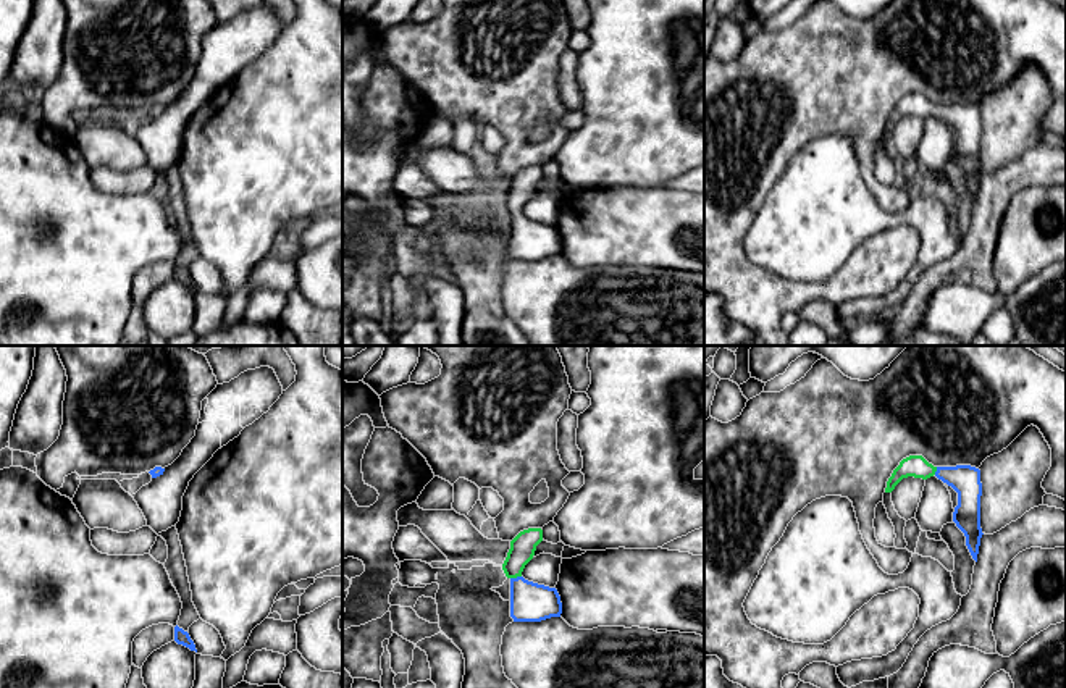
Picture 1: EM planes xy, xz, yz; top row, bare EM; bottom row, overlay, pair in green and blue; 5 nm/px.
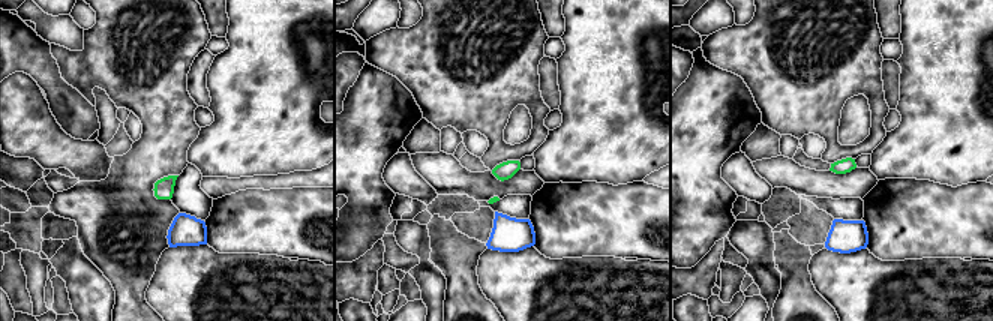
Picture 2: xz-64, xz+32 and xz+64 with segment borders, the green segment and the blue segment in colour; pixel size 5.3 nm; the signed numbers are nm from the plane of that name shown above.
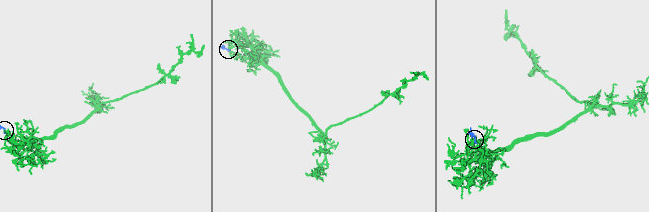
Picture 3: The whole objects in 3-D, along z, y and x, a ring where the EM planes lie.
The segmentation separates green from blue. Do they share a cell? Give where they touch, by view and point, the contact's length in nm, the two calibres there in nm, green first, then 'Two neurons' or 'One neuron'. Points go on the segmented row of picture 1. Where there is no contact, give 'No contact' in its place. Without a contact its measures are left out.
Touches green at xz (516, 577). Shared border 60 nm. Thickness 130 nm (green) against 190 nm. One neuron

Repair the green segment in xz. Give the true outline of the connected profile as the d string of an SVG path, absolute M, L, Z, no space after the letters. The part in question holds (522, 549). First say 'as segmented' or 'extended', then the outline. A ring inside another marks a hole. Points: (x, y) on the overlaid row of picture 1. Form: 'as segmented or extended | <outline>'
extended | M541 528L520 531L510 541L510 549L502 564L502 570L510 580L510 617L514 622L541 622L562 614L562 602L556 588L522 577L525 565L533 559L541 541Z

